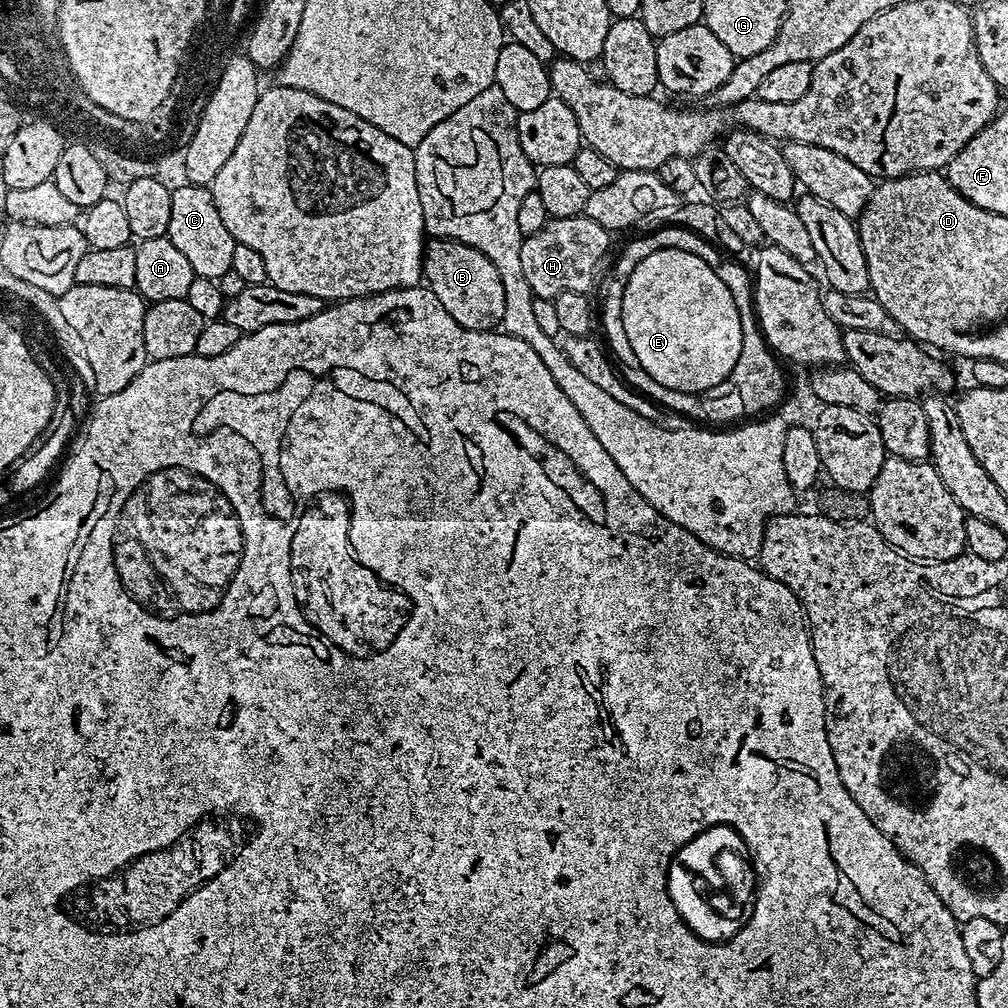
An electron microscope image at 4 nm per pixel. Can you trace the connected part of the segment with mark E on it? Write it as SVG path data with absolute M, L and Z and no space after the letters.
M663 248L652 252L650 258L642 258L638 262L638 266L629 271L626 290L622 298L622 326L626 326L626 338L634 350L634 358L638 358L642 370L646 370L646 374L650 374L650 378L654 378L654 382L675 392L705 392L718 386L718 382L726 379L730 370L734 370L734 366L738 362L738 354L742 354L742 322L738 318L738 306L734 306L734 300L730 298L730 290L726 290L722 278L718 278L718 274L714 274L714 270L710 270L710 266L706 266L706 262L702 262L702 258L698 254L690 254L686 250Z

